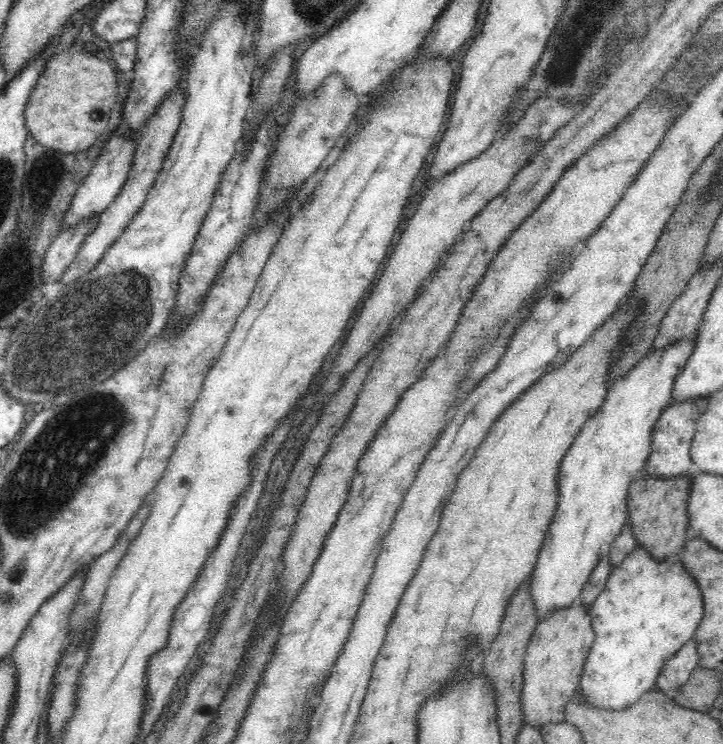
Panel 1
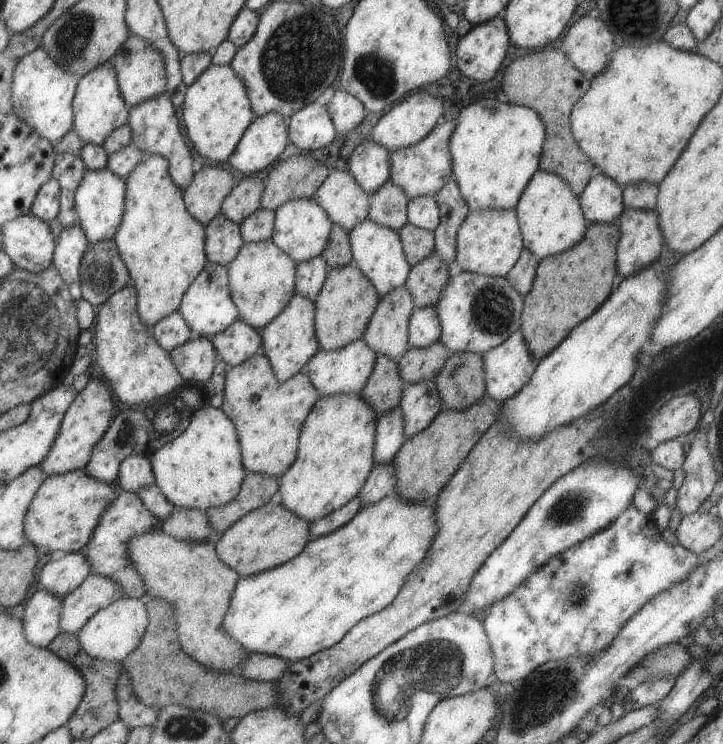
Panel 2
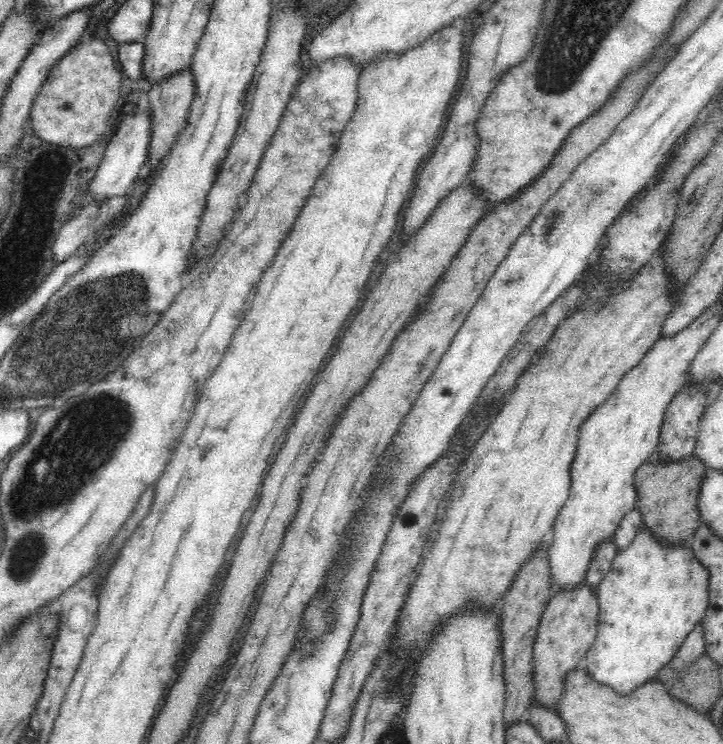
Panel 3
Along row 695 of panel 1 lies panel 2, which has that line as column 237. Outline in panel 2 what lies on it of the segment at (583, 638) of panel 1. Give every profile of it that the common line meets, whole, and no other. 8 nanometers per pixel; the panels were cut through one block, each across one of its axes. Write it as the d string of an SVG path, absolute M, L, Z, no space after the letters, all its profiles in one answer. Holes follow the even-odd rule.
M267 503L238 518L213 543L219 560L225 566L235 570L239 577L248 577L295 558L309 539L309 522L301 520L279 503Z

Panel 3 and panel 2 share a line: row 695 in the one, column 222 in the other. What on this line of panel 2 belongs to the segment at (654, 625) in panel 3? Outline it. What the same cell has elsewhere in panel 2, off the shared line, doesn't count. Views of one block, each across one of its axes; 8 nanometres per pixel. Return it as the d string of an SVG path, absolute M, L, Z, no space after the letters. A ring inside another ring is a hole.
M397 492L361 507L353 518L331 534L309 539L295 558L269 570L239 577L229 599L221 628L249 653L269 654L292 663L337 644L363 618L383 610L397 596L405 578L425 558L437 534L432 500L407 502Z

